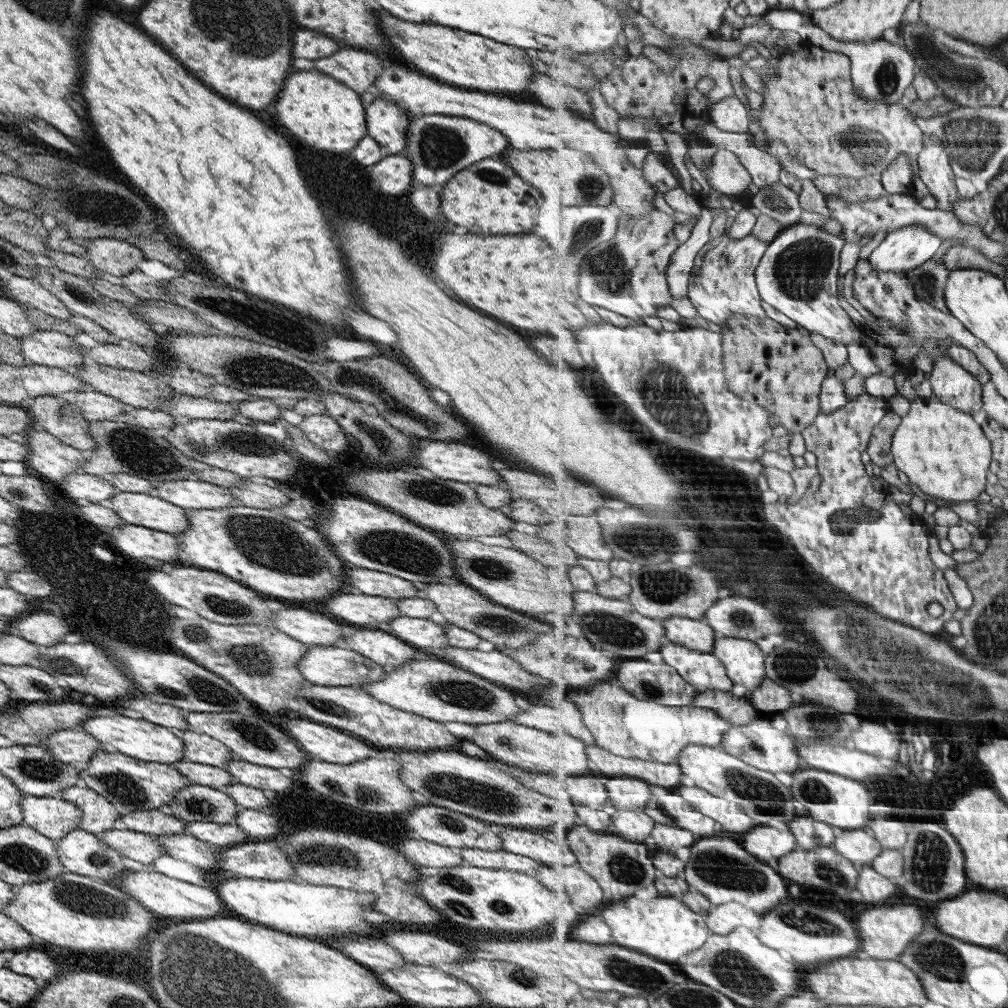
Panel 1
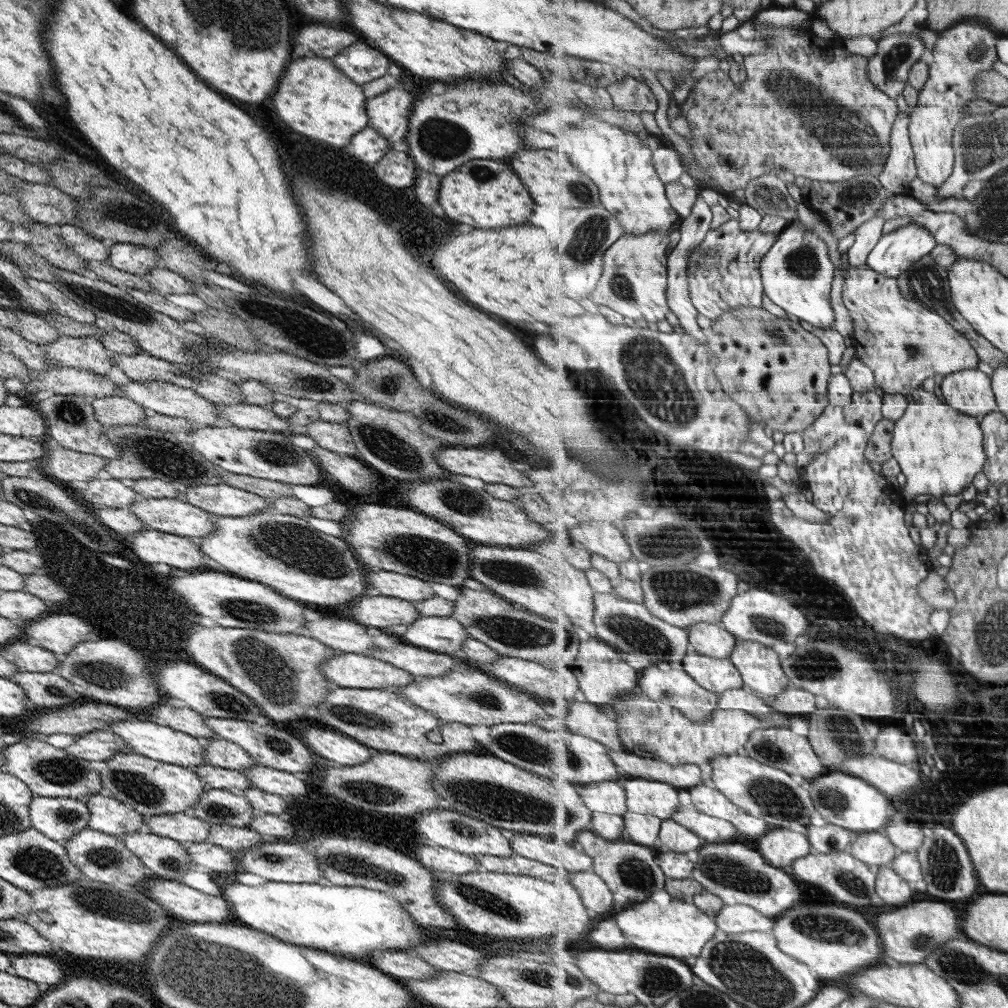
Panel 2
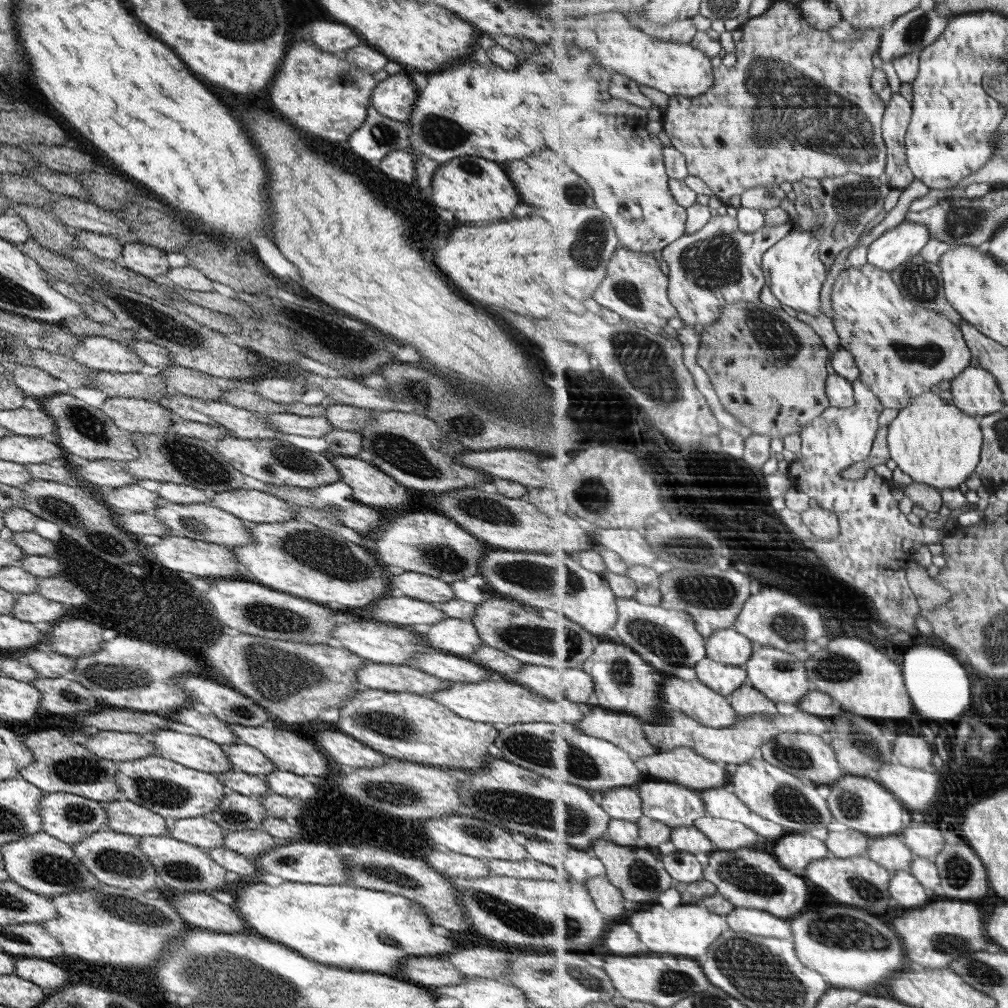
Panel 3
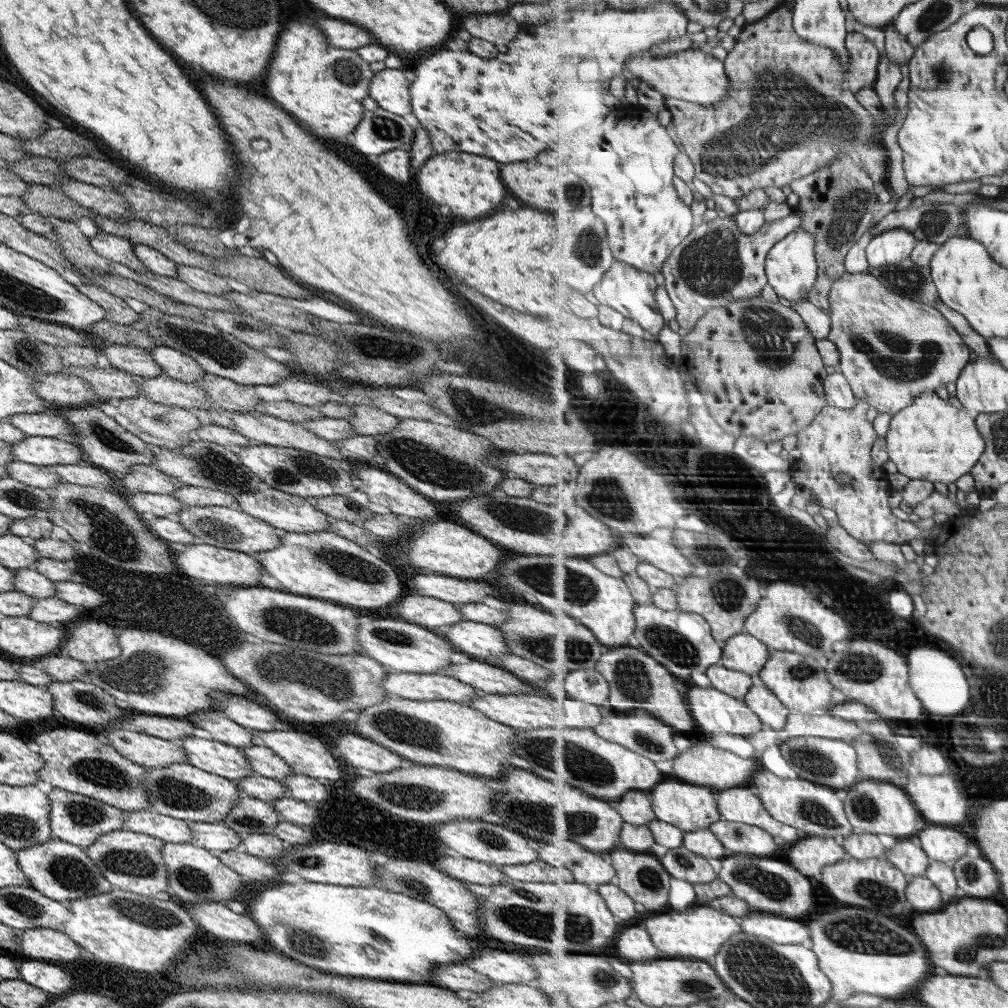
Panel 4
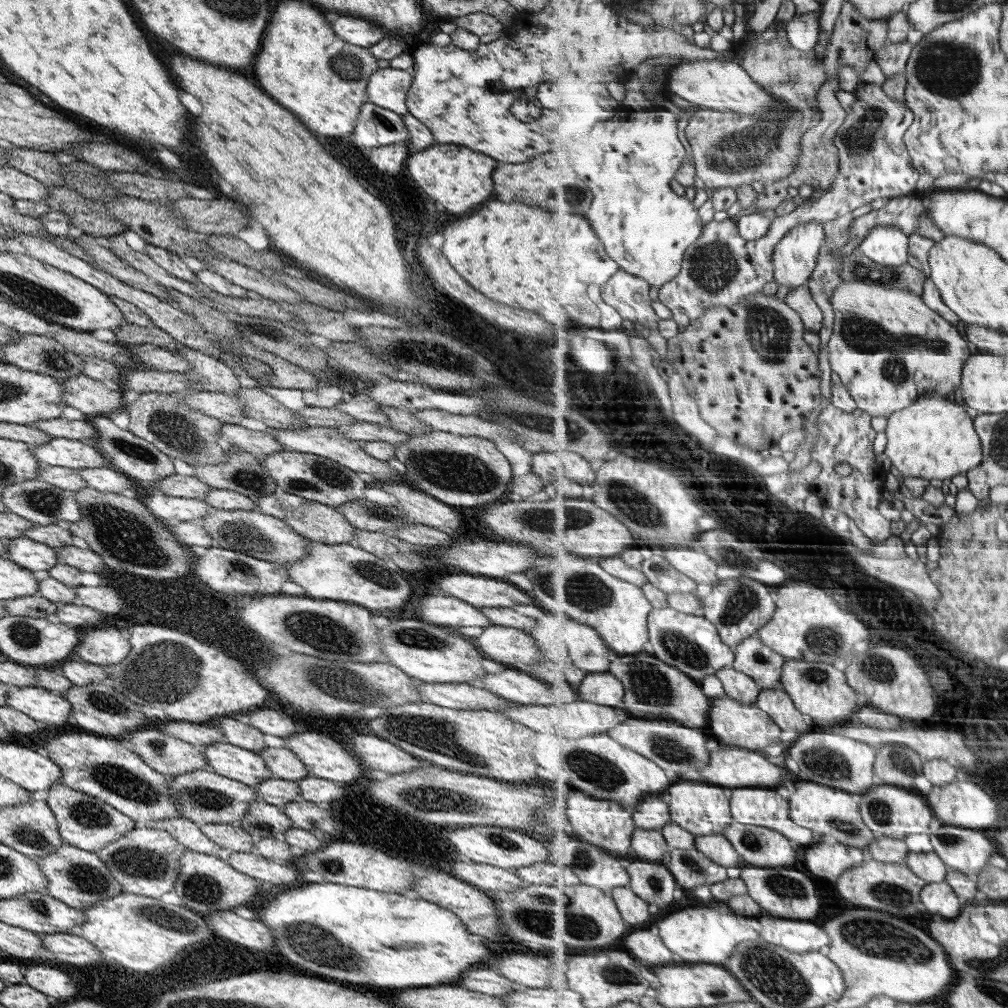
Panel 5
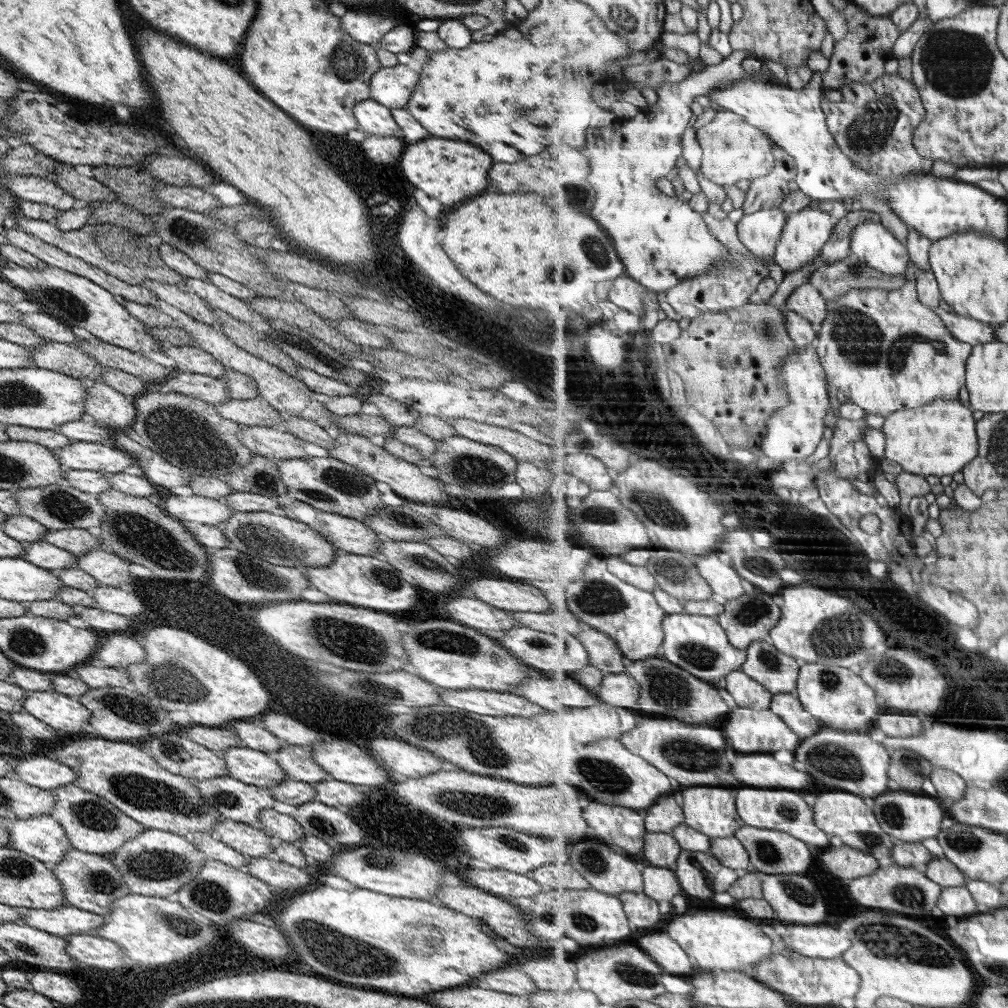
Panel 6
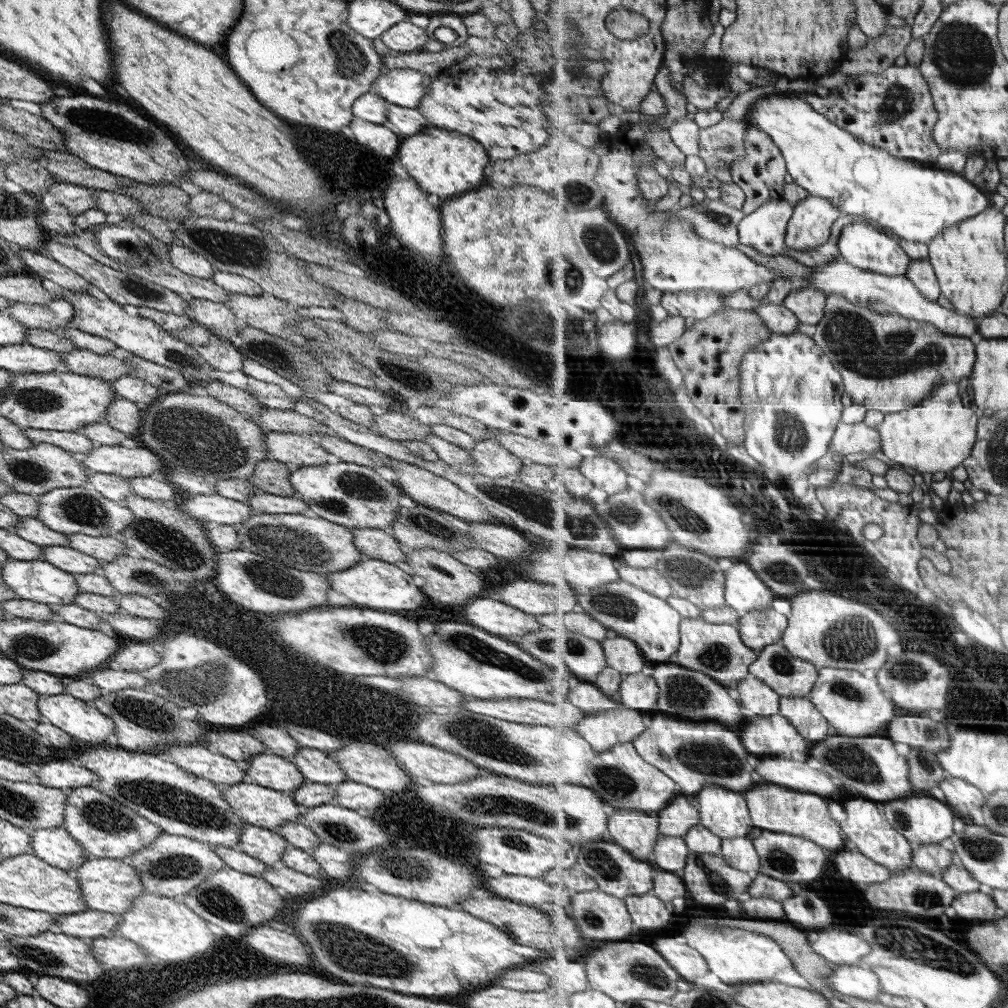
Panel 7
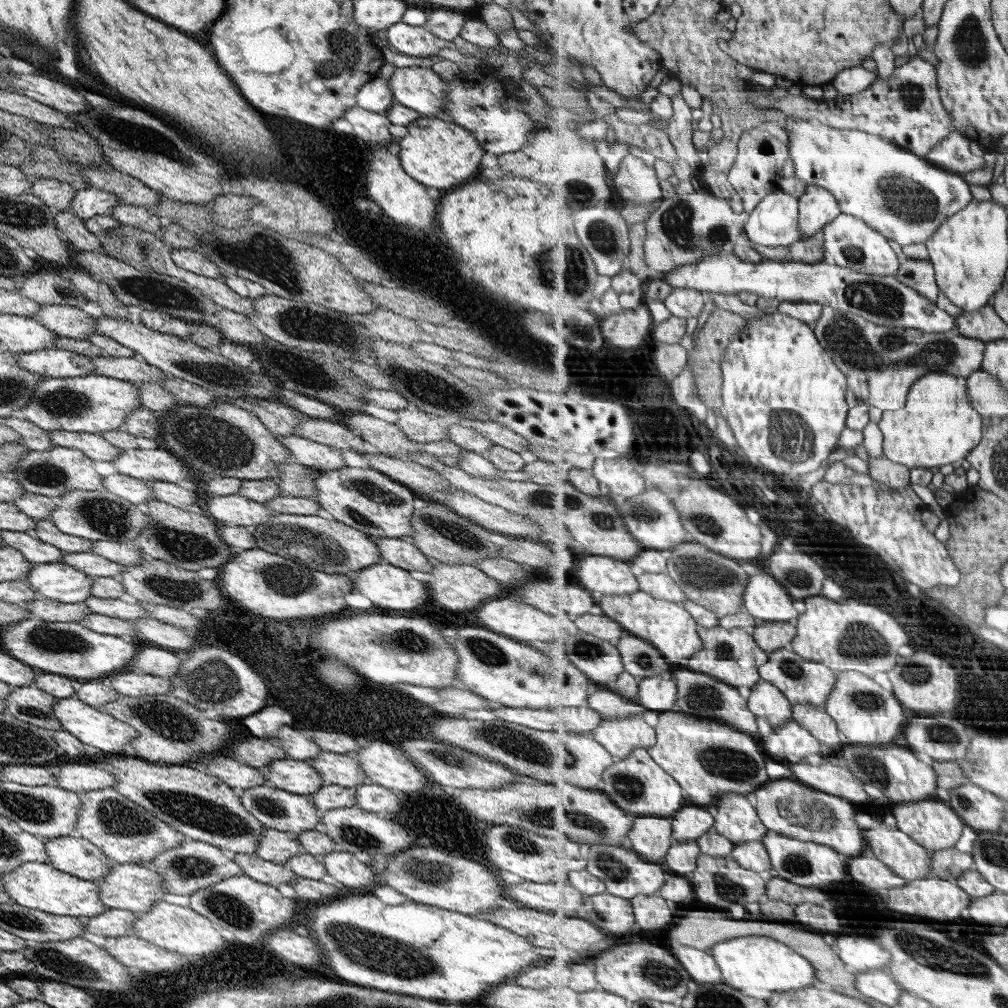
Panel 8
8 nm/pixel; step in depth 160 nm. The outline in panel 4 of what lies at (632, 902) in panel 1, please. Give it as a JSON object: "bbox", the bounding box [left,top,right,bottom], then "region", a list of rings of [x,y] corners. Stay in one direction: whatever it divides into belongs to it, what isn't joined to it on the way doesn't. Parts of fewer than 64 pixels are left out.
{"bbox":[641,904,742,962],"region":[[[697,904],[684,911],[662,911],[652,918],[643,920],[641,925],[657,945],[661,958],[681,956],[681,958],[695,958],[695,960],[710,962],[720,953],[722,946],[729,942],[731,937],[742,931],[739,922],[739,917],[715,910],[710,904]]]}

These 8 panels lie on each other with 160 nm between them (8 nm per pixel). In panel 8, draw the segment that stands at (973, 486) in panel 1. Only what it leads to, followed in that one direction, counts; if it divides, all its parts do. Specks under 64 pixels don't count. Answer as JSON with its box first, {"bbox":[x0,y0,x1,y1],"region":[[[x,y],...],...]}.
{"bbox":[878,373,983,468],"region":[[[926,373],[918,378],[903,409],[884,411],[878,424],[884,435],[884,454],[893,462],[914,468],[933,468],[962,461],[981,444],[983,416],[972,405],[966,377]]]}

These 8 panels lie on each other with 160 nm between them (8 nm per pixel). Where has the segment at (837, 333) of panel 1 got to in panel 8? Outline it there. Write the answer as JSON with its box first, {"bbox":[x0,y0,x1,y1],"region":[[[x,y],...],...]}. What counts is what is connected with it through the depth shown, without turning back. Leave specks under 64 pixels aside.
{"bbox":[800,185,842,238],"region":[[[808,185],[806,193],[800,198],[800,229],[805,238],[811,238],[821,232],[842,213],[838,198],[826,188],[819,185]]]}

